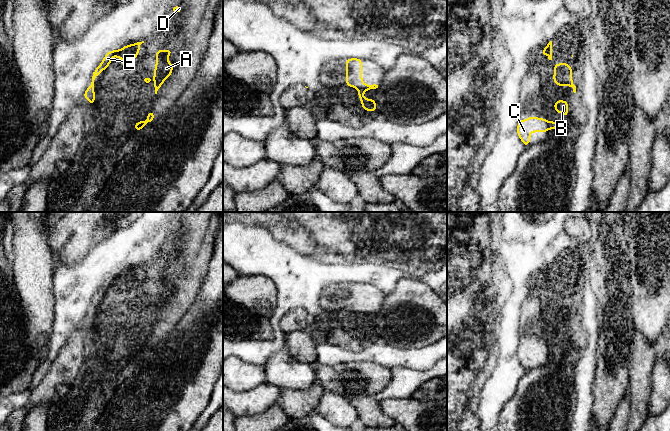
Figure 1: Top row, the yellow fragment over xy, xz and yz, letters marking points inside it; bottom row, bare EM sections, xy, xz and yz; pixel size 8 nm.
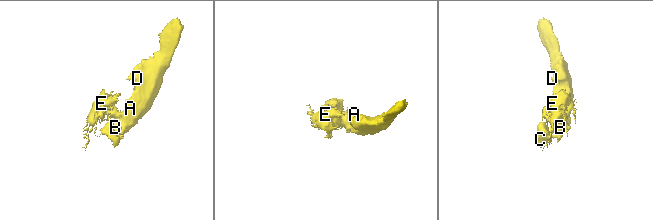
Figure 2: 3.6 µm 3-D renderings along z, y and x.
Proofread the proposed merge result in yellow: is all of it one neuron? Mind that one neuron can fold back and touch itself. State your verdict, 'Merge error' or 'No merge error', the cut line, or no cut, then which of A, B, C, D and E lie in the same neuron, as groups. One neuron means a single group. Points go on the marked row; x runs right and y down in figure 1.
Merge error. Split along xz (359, 88), (364, 90). Groups: A B D E / C

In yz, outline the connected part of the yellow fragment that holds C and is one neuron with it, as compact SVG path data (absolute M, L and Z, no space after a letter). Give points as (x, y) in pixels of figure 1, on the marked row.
M531 116L528 119L520 120L517 126L517 134L521 141L527 147L530 143L531 132L548 132L549 125L546 118L536 118Z

